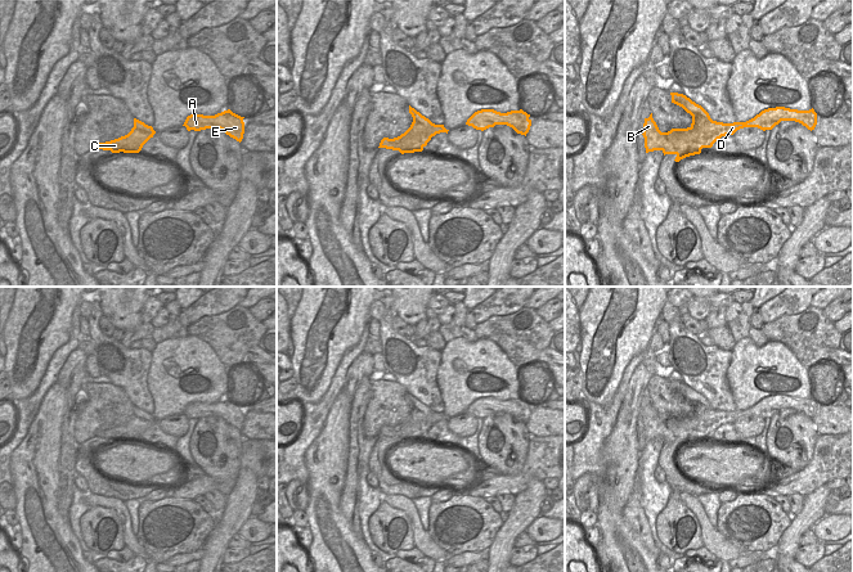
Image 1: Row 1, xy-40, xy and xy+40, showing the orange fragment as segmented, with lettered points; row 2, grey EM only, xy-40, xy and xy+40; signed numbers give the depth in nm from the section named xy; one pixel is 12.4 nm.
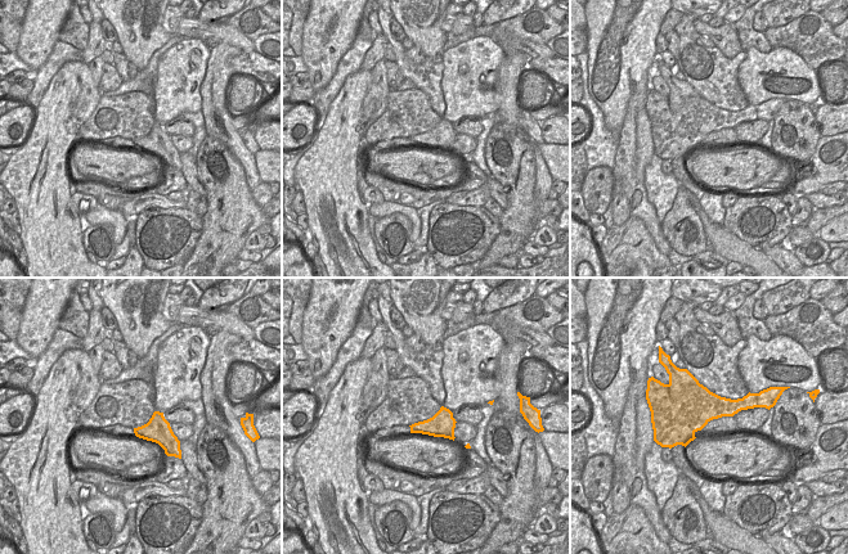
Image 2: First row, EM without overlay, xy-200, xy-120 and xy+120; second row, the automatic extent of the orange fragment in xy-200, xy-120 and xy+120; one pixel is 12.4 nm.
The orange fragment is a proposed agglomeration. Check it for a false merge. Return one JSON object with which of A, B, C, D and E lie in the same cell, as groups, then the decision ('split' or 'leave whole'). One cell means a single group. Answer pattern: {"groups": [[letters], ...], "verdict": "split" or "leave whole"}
{"groups": [["A", "B", "D", "E"], ["C"]], "verdict": "split"}

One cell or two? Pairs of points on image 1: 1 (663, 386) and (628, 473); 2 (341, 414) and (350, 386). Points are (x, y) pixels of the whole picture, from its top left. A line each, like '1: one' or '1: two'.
1: two
2: two

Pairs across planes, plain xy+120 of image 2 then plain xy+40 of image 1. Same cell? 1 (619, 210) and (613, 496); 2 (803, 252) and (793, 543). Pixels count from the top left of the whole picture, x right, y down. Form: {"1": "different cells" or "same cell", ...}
{"1": "same cell", "2": "different cells"}

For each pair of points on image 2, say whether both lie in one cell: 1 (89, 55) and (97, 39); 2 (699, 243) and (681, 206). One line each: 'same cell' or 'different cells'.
1: same cell
2: same cell

